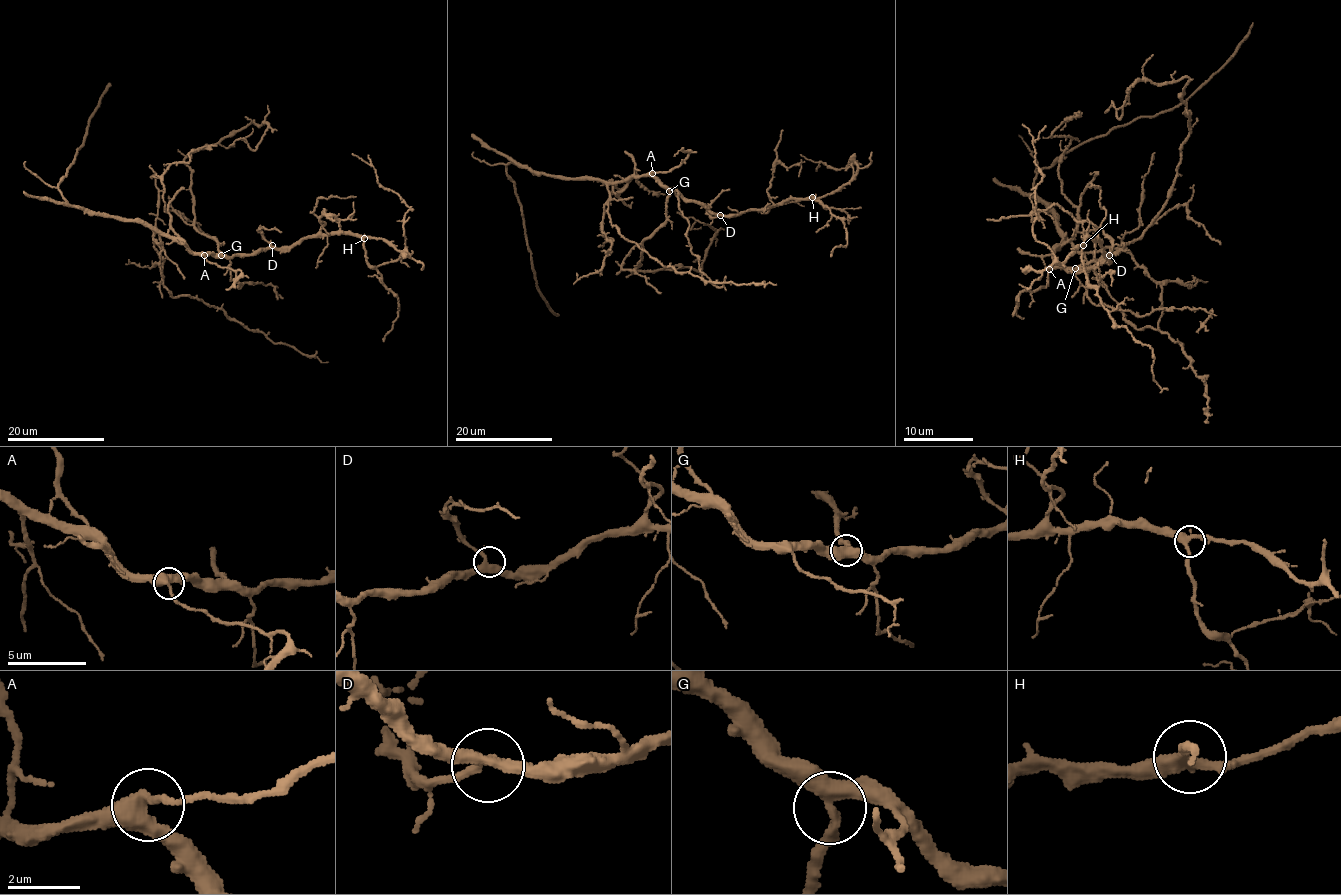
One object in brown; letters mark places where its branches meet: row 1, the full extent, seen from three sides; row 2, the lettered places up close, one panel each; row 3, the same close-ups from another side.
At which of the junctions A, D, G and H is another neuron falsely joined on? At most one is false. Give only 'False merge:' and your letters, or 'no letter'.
False merge: no letter

